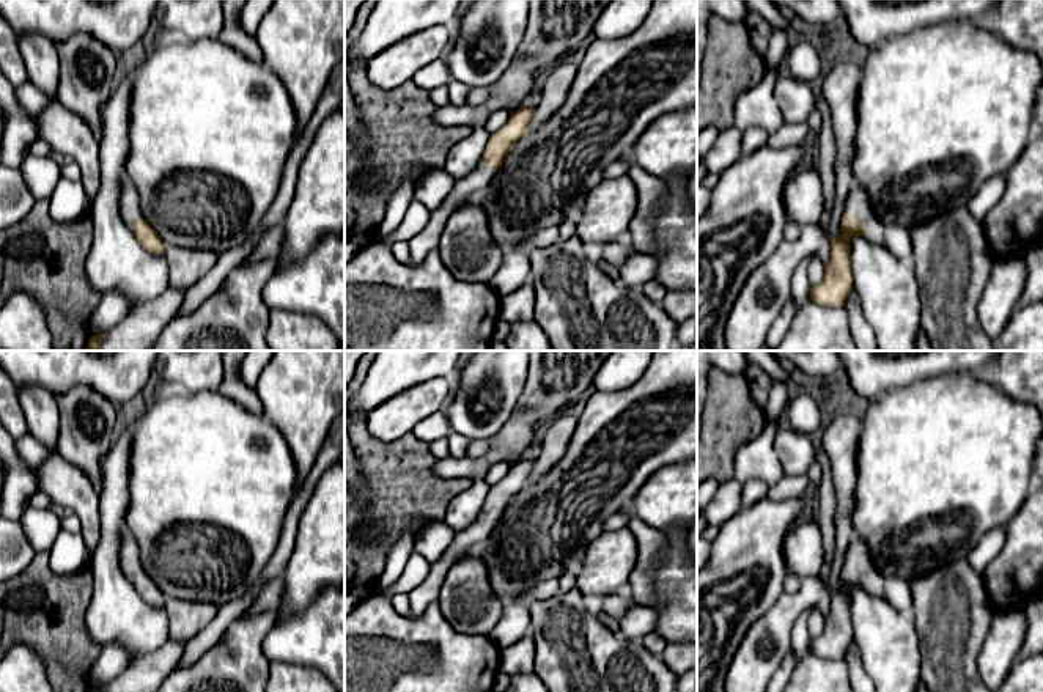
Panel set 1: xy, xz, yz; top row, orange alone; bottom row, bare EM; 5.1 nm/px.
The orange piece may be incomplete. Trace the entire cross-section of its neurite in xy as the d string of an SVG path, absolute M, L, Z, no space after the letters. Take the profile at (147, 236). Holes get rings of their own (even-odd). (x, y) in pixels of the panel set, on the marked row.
M124 179L121 184L118 208L123 222L134 233L140 245L149 253L165 255L167 245L143 219L138 192L129 179Z

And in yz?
M854 186L846 197L842 217L842 234L831 236L829 260L823 263L823 280L810 288L810 299L824 307L843 307L853 289L850 239L861 234L873 244L883 244L889 220L881 217L872 204L867 190Z

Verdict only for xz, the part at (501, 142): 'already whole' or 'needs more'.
needs more

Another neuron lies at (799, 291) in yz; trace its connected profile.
M805 256L804 260L799 261L799 264L793 271L790 297L796 305L796 311L799 311L804 307L809 297L810 285L807 278L807 267L813 260L816 258Z

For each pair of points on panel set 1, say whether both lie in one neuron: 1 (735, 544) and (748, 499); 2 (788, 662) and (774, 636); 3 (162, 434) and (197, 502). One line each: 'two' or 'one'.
1: two
2: two
3: one

